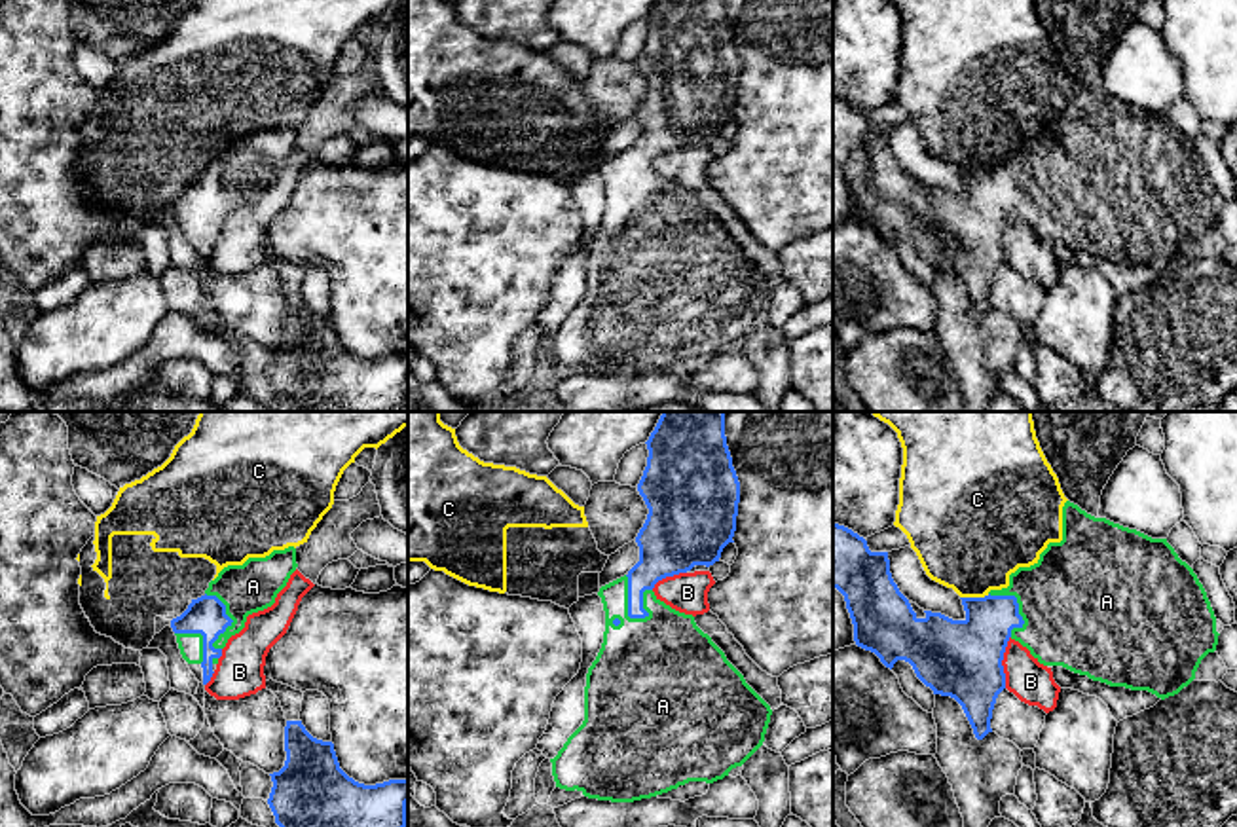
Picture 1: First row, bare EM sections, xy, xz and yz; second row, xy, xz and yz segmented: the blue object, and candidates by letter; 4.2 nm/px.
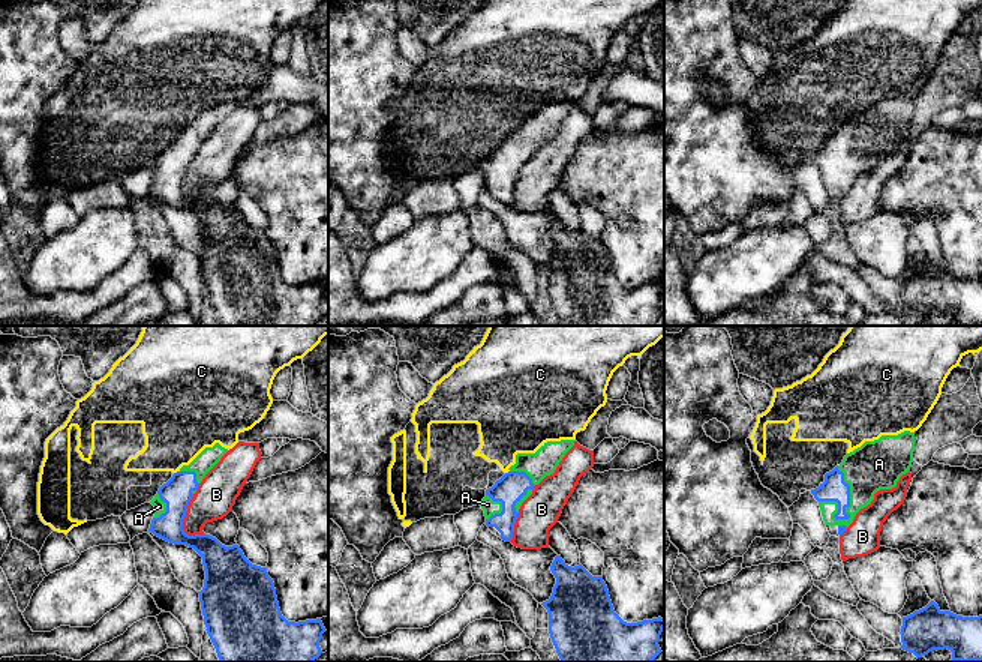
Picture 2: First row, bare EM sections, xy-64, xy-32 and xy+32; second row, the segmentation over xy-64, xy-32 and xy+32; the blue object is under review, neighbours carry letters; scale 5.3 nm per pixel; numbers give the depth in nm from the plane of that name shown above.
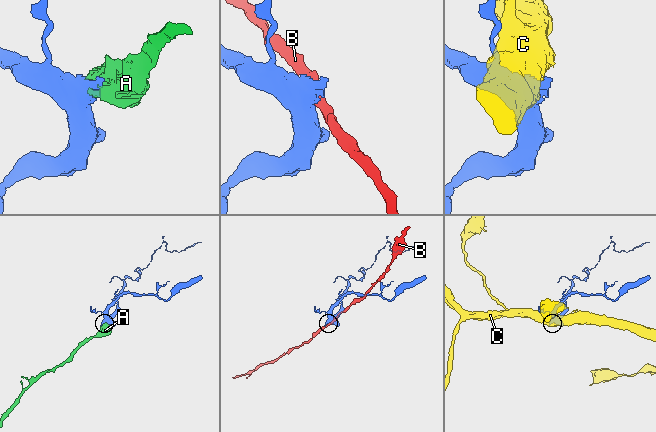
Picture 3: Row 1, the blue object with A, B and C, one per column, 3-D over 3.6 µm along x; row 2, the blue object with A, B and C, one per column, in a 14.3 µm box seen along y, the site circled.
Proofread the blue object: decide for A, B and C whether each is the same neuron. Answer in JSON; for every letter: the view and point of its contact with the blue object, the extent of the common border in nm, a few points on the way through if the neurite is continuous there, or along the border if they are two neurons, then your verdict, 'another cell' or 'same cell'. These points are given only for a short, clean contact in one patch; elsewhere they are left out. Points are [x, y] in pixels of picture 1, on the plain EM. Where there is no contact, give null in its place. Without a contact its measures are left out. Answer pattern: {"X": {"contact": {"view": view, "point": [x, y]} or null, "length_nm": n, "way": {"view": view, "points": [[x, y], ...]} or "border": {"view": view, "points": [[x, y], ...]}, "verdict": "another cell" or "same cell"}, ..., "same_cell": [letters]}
{"A": {"contact": {"view": "xz", "point": [628, 179]}, "length_nm": 200, "verdict": "same cell"}, "B": {"contact": {"view": "yz", "point": [1000, 238]}, "length_nm": 220, "verdict": "another cell"}, "C": {"contact": {"view": "yz", "point": [974, 173]}, "length_nm": 130, "border": {"view": "yz", "points": [[989, 169], [960, 173]]}, "verdict": "another cell"}, "same_cell": ["A"]}

